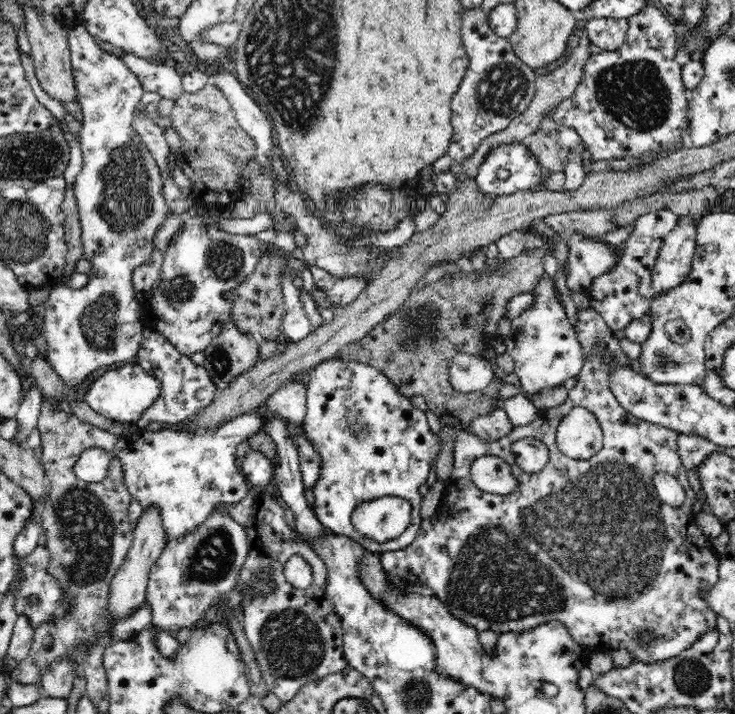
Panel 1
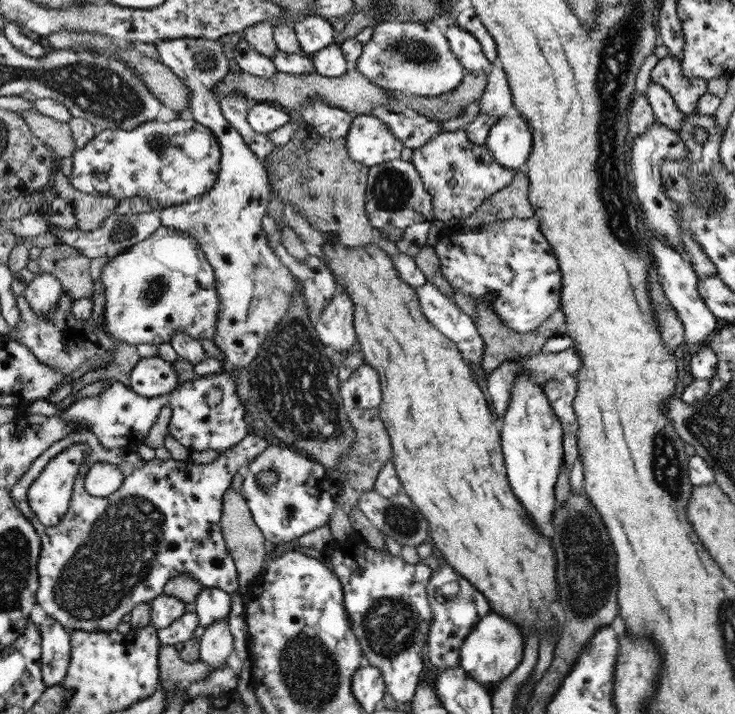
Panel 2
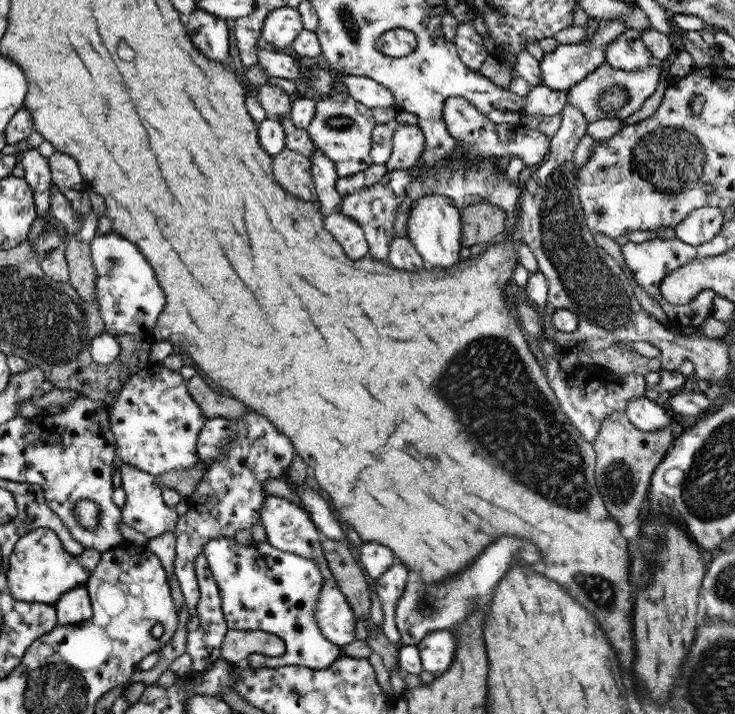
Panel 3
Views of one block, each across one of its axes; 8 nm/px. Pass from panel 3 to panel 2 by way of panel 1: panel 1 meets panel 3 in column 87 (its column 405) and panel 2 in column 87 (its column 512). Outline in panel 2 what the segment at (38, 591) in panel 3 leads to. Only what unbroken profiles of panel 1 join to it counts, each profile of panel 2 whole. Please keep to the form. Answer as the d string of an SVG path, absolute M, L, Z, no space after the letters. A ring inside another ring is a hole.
M78 429L68 436L56 441L46 452L43 452L22 479L11 490L12 500L19 509L28 516L34 514L32 525L36 524L39 536L44 536L44 556L40 559L40 606L47 616L54 617L69 631L110 632L116 631L126 614L130 614L138 604L150 603L163 594L164 586L179 574L187 572L204 587L225 590L230 596L241 592L238 567L234 563L230 549L227 547L220 518L223 518L223 500L230 490L233 476L243 472L248 464L254 462L260 454L270 446L264 437L250 433L246 439L236 446L221 453L220 457L207 464L196 464L191 460L174 459L142 460L134 453L134 449L105 449L100 439L90 429ZM76 443L84 443L91 448L81 468L101 459L102 462L115 464L124 473L122 486L106 498L98 498L88 494L84 486L84 474L80 475L73 486L73 493L67 513L61 518L58 526L38 526L38 517L28 502L28 491L31 484L46 470L49 462L56 459L68 447Z

